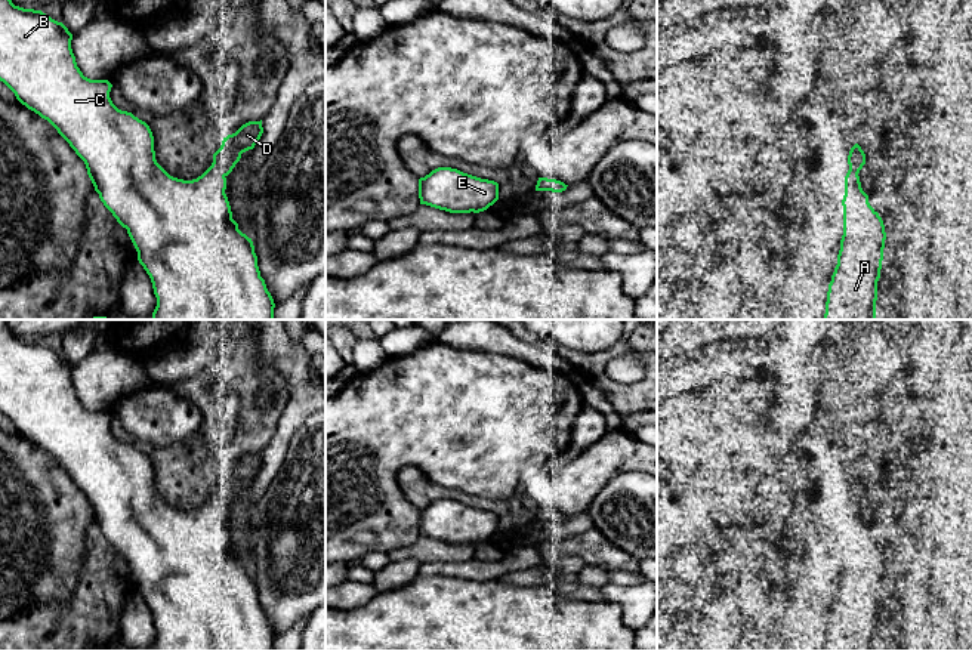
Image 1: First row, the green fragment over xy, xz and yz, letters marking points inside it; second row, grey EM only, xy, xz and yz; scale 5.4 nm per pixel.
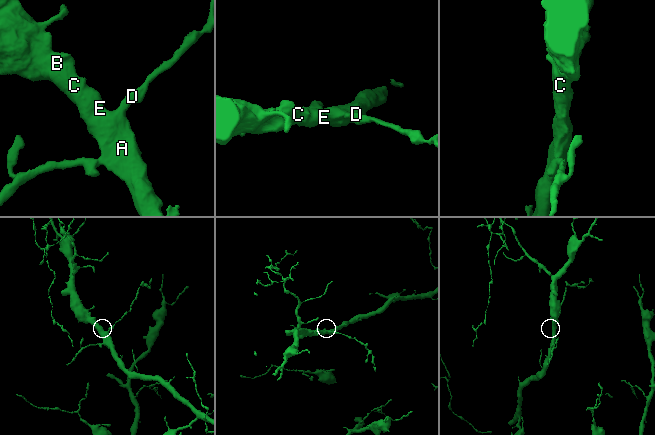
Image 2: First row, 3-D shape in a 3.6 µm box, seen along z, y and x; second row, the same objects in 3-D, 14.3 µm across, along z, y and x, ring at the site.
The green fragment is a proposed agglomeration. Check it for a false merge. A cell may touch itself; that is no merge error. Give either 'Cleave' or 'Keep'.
Keep

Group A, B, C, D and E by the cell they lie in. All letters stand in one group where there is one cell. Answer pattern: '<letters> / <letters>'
A B C D E

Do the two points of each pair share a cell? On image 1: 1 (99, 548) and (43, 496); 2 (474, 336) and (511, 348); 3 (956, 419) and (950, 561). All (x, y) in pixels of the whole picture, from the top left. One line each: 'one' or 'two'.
1: two
2: one
3: one

